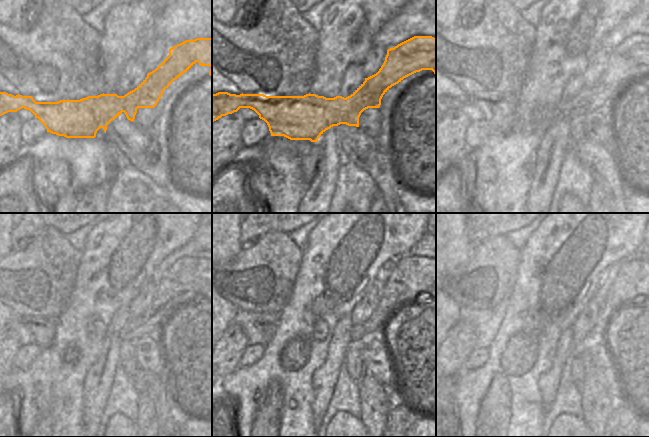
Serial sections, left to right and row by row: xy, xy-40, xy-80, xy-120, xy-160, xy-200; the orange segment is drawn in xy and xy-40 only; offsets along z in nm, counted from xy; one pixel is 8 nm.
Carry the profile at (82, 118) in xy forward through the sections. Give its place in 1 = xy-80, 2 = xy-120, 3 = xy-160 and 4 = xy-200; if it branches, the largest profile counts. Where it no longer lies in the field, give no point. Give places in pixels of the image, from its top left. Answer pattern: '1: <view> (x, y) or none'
1: xy-80 (639, 54)
2: xy-120 (190, 279)
3: xy-160 (414, 277)
4: xy-200 (636, 279)

